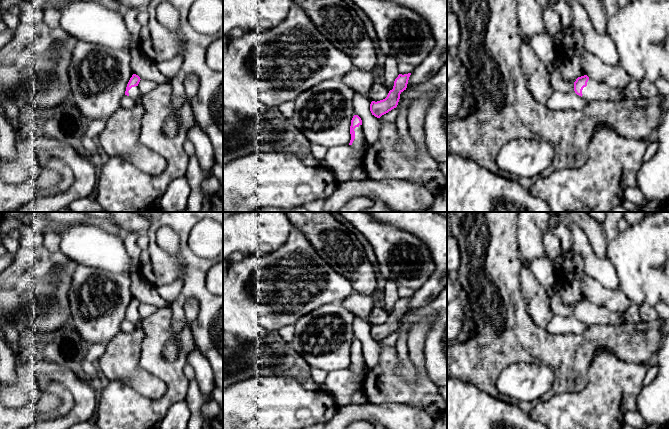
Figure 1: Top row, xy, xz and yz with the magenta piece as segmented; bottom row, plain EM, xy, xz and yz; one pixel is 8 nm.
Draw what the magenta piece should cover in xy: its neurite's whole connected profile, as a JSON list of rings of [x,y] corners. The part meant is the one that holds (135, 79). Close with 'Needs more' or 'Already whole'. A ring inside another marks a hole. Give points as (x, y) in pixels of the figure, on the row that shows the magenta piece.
[[[133,74],[132,77],[130,78],[127,87],[126,87],[126,91],[125,91],[125,95],[131,97],[132,99],[138,101],[140,98],[140,91],[138,88],[138,84],[140,82],[140,77],[136,74]]]. Needs more

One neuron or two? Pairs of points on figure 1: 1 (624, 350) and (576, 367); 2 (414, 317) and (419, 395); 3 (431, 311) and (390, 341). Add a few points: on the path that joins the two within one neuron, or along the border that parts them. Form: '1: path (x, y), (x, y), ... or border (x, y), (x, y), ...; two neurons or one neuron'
1: path (611, 343), (596, 343), (585, 354); one neuron
2: border (434, 318), (420, 319), (406, 333); two neurons
3: border (396, 331), (400, 334); two neurons

